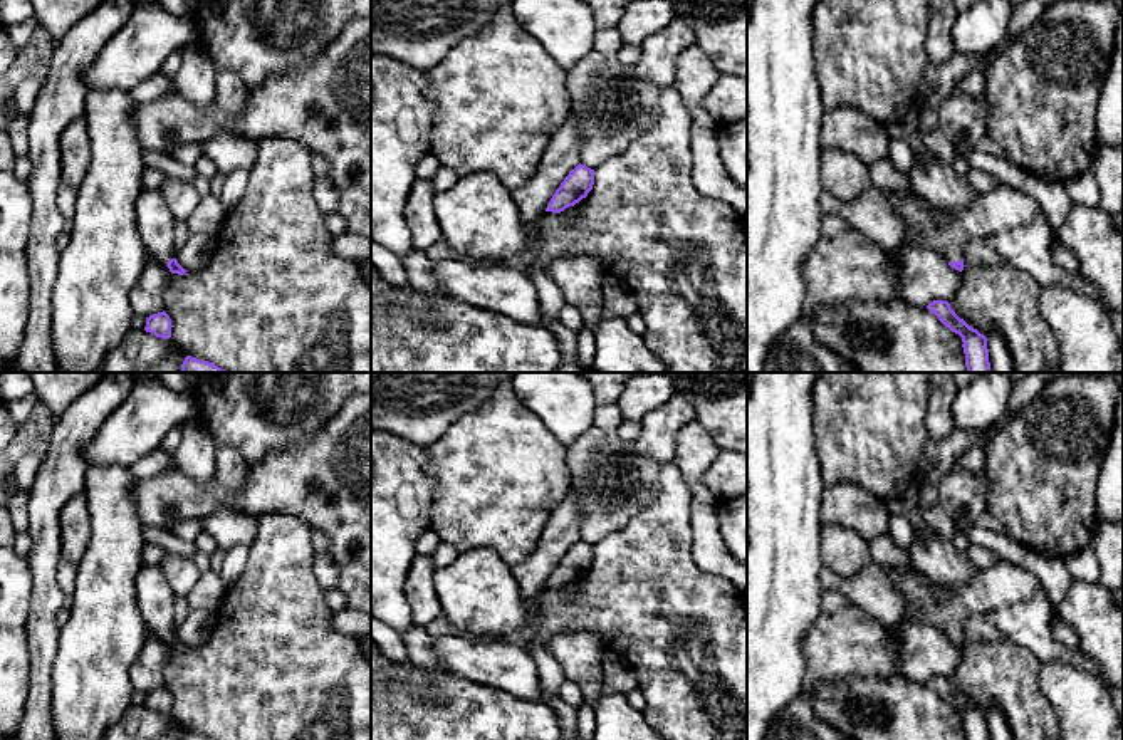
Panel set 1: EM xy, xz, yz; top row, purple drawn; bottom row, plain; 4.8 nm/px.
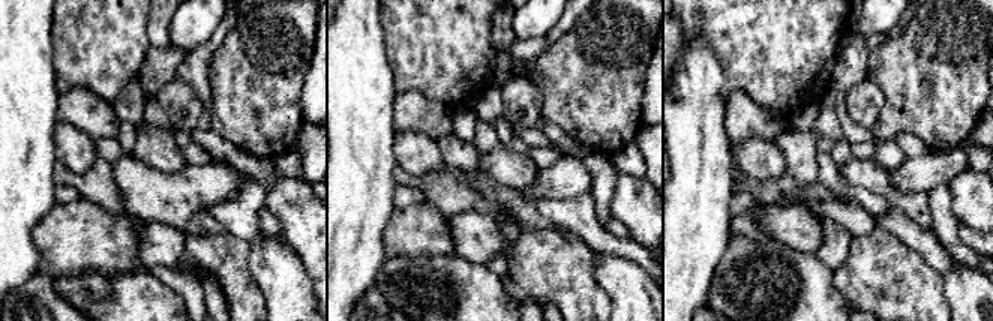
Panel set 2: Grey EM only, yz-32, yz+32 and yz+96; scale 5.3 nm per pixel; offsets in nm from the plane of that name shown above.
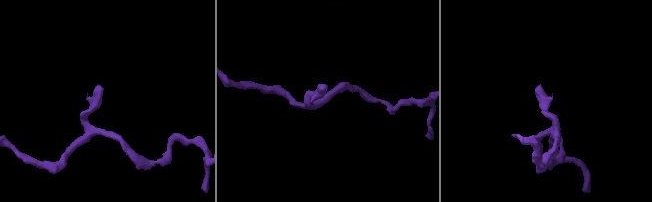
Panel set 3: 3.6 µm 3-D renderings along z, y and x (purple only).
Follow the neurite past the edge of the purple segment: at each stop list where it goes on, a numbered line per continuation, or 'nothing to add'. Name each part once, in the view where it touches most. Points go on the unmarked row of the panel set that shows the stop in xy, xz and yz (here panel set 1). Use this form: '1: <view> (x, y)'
1: yz (1004, 584)

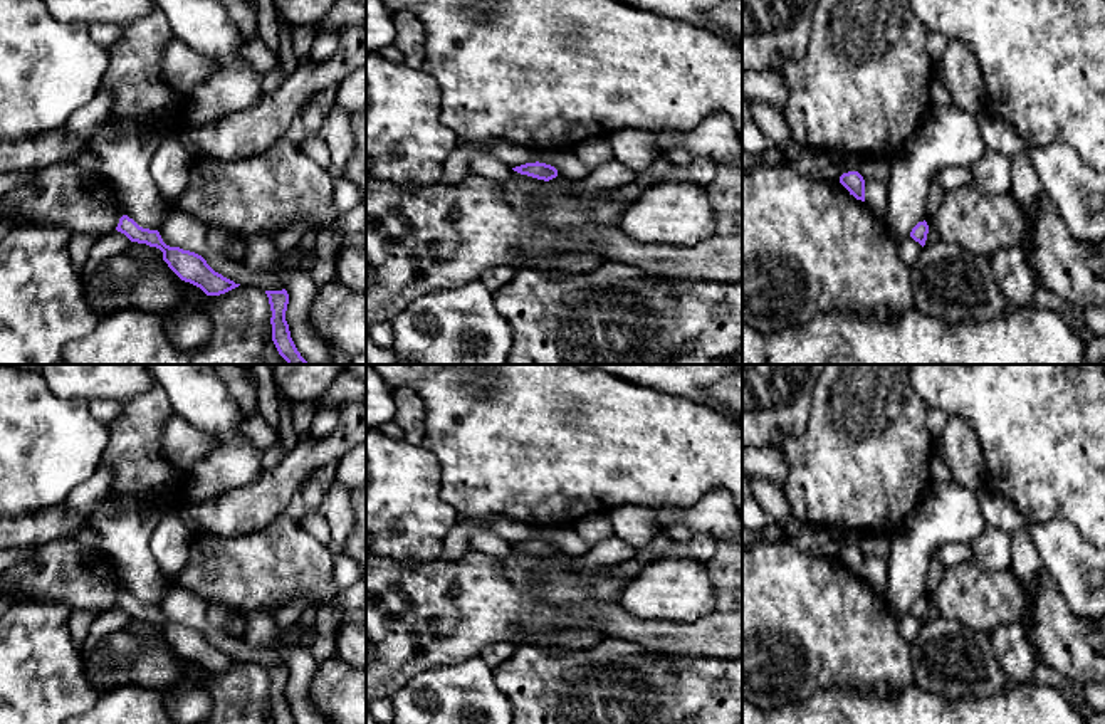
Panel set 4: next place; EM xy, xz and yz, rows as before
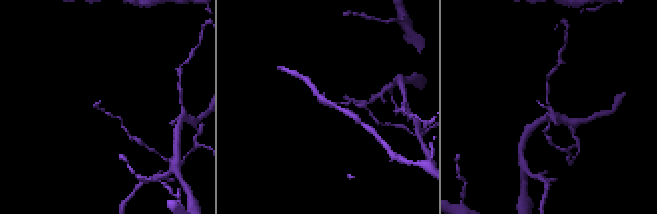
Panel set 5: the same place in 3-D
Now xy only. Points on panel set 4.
nothing to add

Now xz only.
nothing to add

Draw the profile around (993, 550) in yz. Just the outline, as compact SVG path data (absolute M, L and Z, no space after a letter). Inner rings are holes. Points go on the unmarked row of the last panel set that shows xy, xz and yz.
M986 526L986 531L971 544L971 559L967 564L981 571L1004 571L1013 564L1013 541L1009 529L1001 531Z

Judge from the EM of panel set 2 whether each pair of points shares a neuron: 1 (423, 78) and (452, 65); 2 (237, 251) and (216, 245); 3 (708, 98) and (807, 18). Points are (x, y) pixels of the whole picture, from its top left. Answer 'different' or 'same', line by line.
1: same
2: same
3: different

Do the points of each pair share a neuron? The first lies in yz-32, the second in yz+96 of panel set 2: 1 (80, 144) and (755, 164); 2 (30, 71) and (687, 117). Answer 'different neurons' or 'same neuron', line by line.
1: same neuron
2: same neuron

